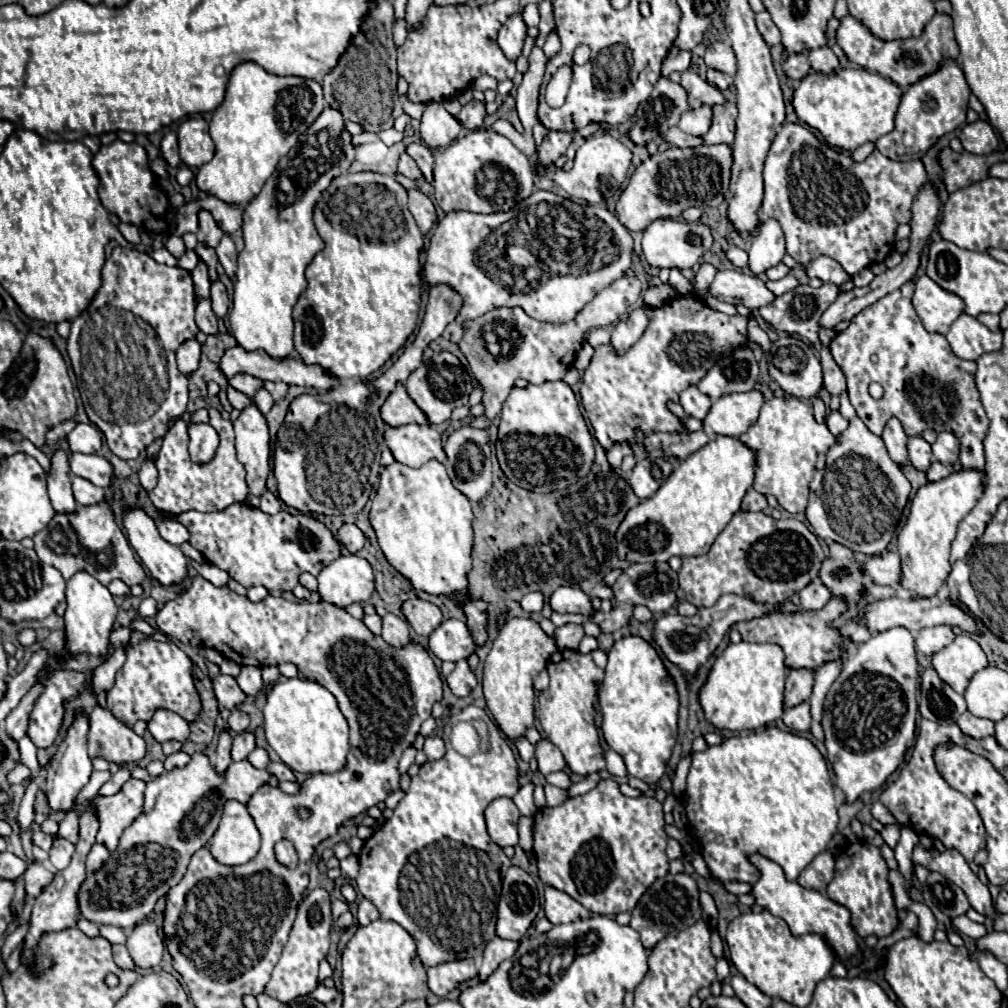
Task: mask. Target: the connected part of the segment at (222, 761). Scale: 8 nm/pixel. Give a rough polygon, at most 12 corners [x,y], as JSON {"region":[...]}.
{"region":[[222,731],[216,751],[216,771],[222,777],[232,763],[232,737]]}

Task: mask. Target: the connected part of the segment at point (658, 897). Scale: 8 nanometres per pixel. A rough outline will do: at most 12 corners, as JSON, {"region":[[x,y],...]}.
{"region":[[668,873],[642,895],[630,927],[652,949],[702,917],[696,881]]}

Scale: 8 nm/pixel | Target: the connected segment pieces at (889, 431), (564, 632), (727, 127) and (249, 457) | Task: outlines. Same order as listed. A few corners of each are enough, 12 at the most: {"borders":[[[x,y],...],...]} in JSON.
{"borders":[[[892,417],[882,441],[896,463],[908,463],[902,423]],[[582,625],[556,627],[558,649],[576,649],[584,637]],[[736,105],[712,107],[714,117],[704,143],[728,143],[734,139]],[[256,405],[234,421],[252,495],[266,491],[268,423]]]}

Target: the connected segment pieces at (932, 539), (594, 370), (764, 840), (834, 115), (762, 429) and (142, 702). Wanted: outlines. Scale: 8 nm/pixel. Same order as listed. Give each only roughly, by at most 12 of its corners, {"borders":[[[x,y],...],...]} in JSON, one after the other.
{"borders":[[[958,471],[918,489],[898,533],[900,587],[934,597],[956,525],[982,493]],[[694,297],[652,309],[624,355],[596,347],[580,397],[606,451],[636,459],[652,433],[686,435],[668,409],[746,317]],[[778,727],[692,753],[688,831],[720,881],[796,881],[838,825],[826,759]],[[866,69],[810,71],[800,121],[854,151],[894,129],[902,89]],[[798,397],[766,401],[740,441],[754,489],[806,511],[816,457],[838,439]],[[134,631],[106,697],[132,727],[158,707],[200,711],[192,661]]]}

